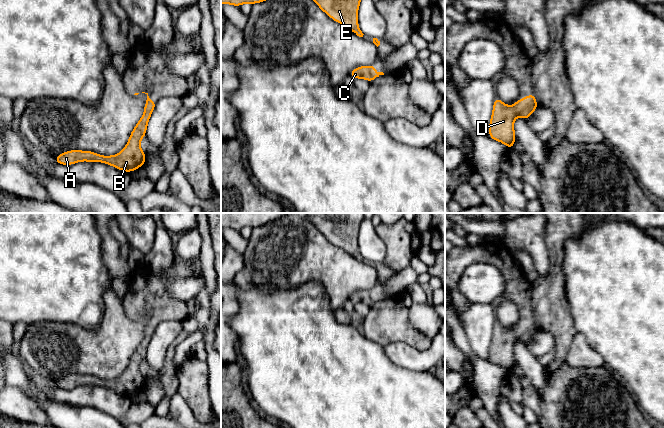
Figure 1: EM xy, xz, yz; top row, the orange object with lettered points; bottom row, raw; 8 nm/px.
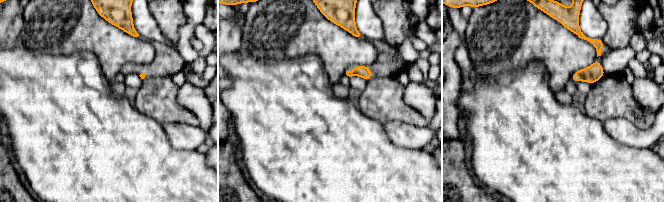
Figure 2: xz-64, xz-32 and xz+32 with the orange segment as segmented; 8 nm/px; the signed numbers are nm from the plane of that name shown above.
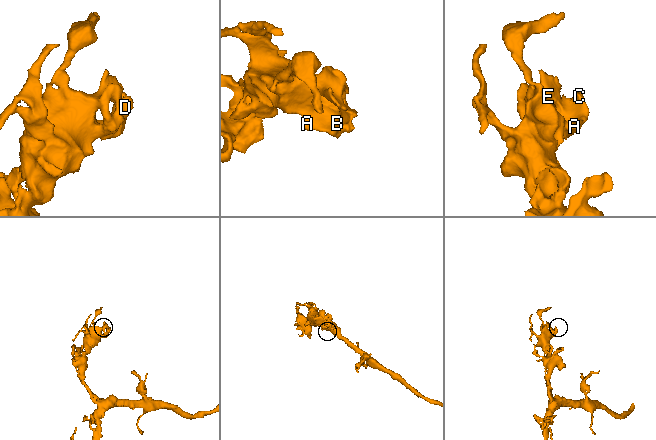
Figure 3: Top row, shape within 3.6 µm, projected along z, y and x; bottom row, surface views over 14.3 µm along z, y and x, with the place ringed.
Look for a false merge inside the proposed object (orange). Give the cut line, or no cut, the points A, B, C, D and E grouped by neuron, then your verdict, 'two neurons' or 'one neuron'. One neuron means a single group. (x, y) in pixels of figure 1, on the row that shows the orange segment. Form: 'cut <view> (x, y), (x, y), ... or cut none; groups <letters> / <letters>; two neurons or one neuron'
cut none; groups A B C D E; one neuron

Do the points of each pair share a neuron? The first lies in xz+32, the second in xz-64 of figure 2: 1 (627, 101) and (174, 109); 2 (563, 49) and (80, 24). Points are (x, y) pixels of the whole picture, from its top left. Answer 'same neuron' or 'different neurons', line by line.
1: same neuron
2: same neuron

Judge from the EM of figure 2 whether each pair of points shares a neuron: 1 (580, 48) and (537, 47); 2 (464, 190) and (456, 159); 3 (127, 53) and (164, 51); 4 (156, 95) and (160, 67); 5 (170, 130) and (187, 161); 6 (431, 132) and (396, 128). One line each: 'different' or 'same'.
1: same
2: same
3: different
4: different
5: different
6: same

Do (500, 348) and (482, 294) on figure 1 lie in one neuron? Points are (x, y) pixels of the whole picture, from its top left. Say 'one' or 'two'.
two

